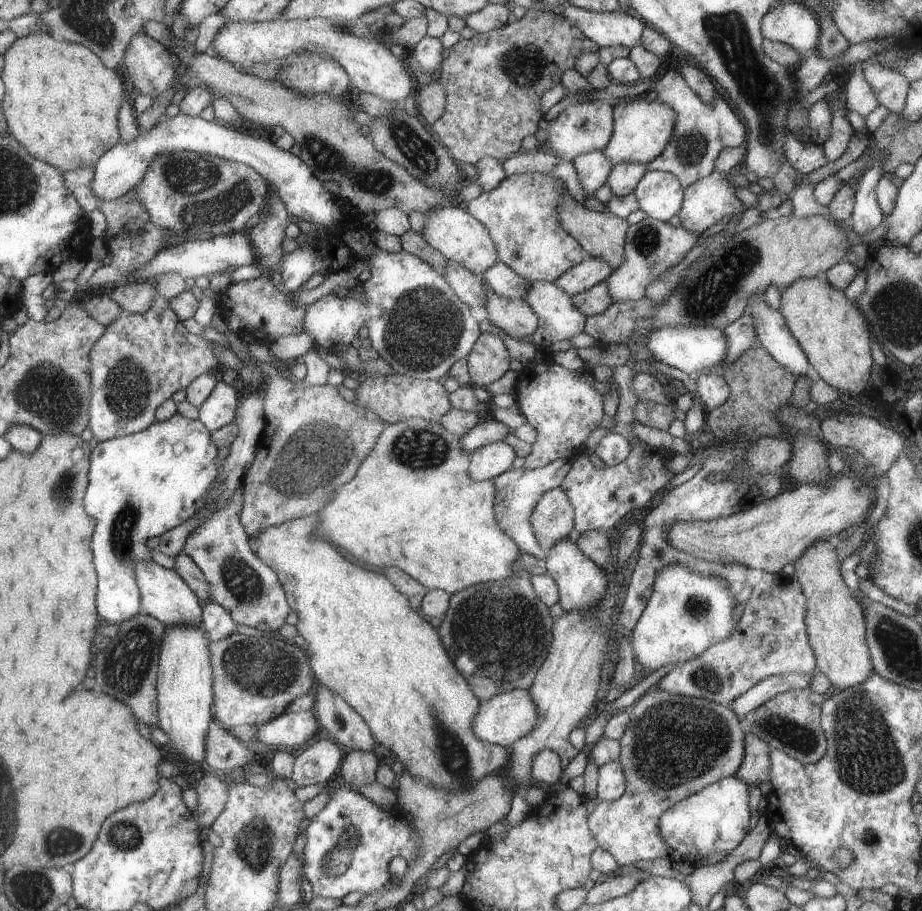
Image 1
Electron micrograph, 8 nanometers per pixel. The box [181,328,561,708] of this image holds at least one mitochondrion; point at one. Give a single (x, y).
(312, 455)

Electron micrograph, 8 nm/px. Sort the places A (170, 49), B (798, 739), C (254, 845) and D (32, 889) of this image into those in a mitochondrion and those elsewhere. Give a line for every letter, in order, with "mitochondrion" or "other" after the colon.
A: other
B: mitochondrion
C: mitochondrion
D: mitochondrion

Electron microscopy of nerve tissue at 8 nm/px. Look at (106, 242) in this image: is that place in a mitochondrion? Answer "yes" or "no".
no

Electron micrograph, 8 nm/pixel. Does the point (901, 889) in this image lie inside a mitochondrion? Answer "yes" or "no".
no

